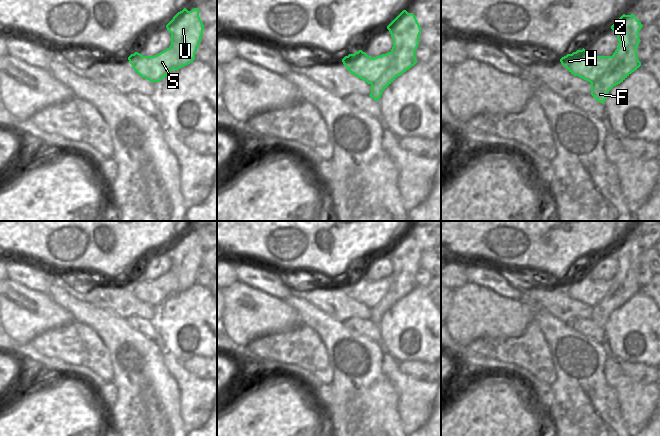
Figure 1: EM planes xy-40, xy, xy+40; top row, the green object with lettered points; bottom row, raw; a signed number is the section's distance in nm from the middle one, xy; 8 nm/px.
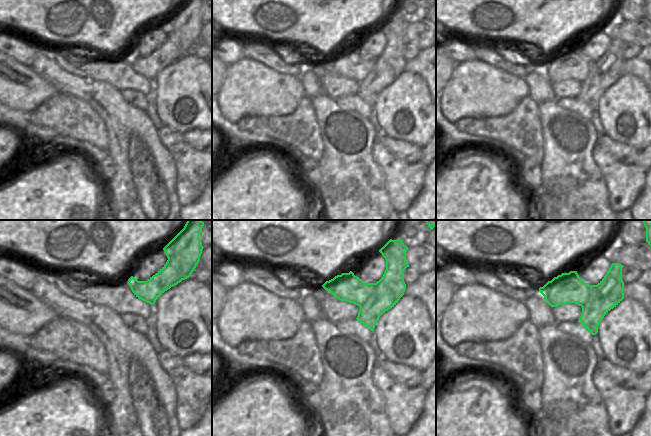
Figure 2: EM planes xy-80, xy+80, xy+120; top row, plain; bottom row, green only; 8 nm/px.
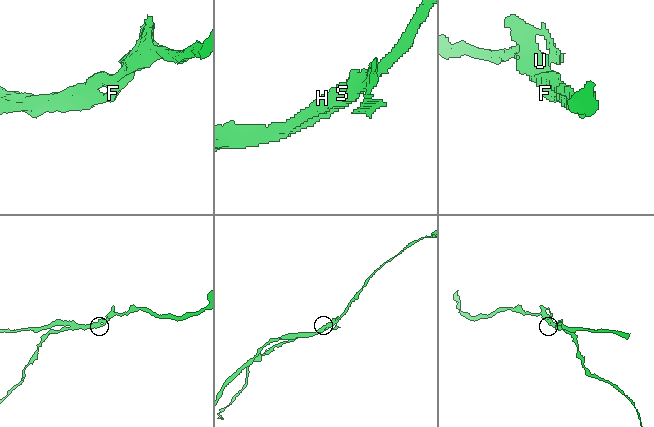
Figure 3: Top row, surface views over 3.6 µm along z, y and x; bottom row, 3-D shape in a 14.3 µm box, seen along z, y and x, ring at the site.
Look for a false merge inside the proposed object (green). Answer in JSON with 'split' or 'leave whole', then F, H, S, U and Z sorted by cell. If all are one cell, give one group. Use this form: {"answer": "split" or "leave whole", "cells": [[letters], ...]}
{"answer": "split", "cells": [["F", "U", "Z"], ["H", "S"]]}

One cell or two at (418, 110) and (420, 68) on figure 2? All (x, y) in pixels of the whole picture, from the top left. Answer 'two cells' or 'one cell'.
two cells

